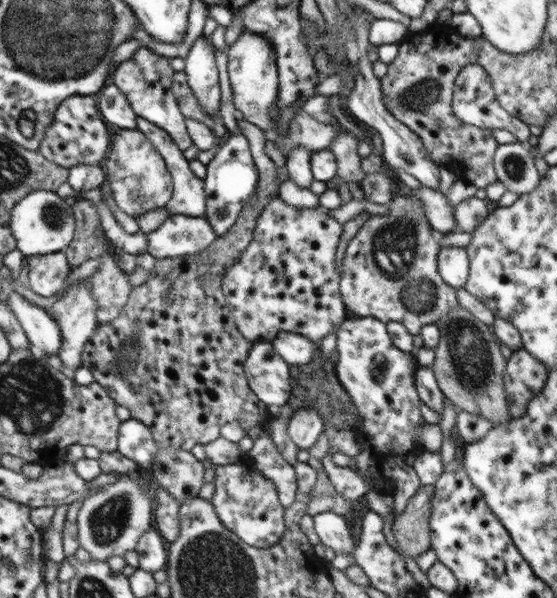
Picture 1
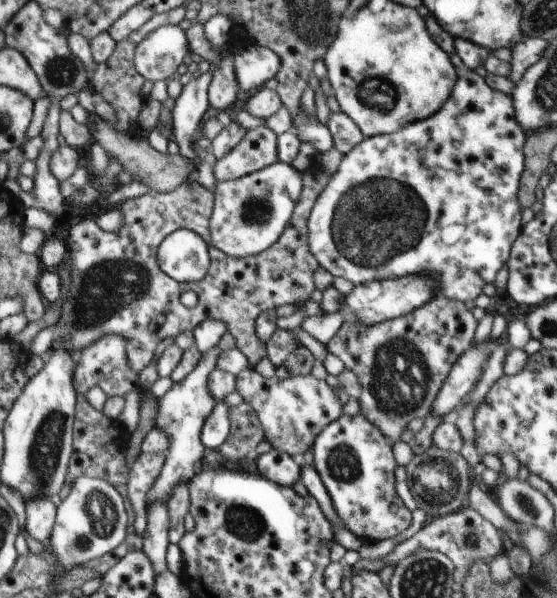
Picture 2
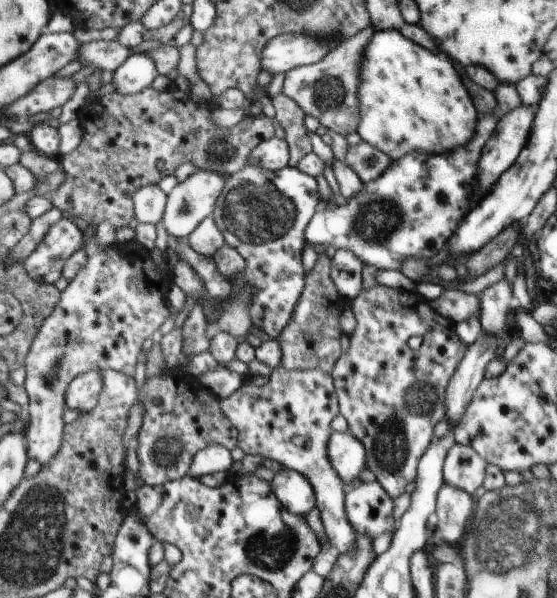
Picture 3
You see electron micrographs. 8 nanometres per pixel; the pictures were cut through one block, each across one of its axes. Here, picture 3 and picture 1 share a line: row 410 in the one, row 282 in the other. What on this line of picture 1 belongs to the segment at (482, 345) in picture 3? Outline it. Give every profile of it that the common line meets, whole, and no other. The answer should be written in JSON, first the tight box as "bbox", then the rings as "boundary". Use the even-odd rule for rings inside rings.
{"bbox":[437,246,469,289],"boundary":[[[442,246],[437,258],[443,281],[455,289],[463,287],[469,275],[469,256],[465,247]]]}

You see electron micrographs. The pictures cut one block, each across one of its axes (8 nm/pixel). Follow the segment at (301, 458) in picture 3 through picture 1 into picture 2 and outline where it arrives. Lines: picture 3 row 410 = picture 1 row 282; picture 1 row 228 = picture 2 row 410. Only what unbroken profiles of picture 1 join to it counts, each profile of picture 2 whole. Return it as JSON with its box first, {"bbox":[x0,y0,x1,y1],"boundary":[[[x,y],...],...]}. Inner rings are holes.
{"bbox":[235,368,343,460],"boundary":[[[246,368],[235,377],[235,381],[235,390],[255,410],[264,431],[264,440],[271,444],[272,449],[298,460],[311,450],[312,443],[324,428],[343,415],[343,405],[336,390],[312,373],[287,379],[276,375],[266,378],[256,369]]]}

